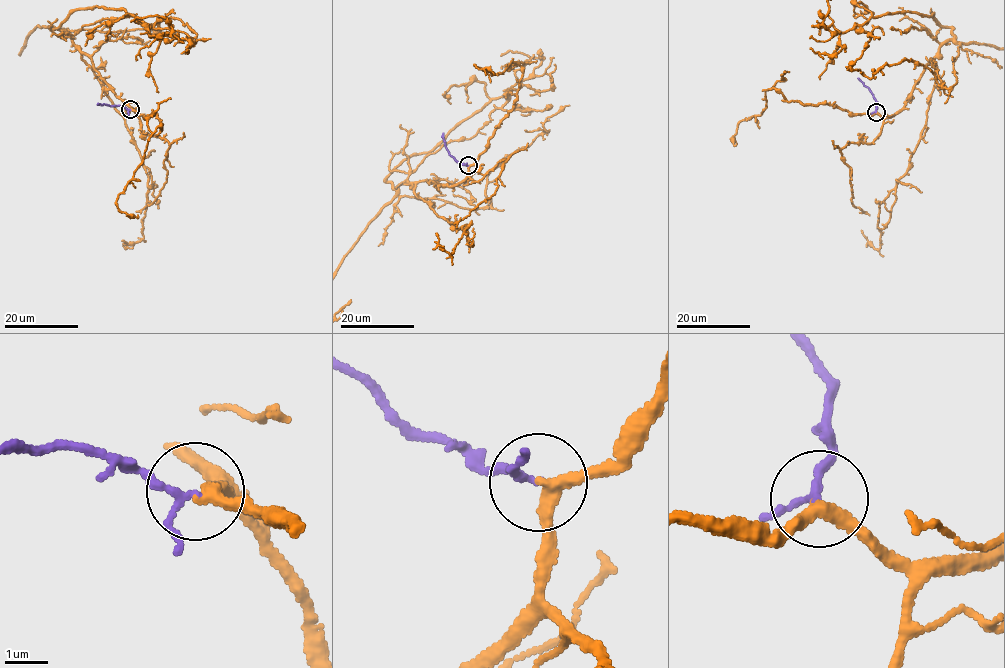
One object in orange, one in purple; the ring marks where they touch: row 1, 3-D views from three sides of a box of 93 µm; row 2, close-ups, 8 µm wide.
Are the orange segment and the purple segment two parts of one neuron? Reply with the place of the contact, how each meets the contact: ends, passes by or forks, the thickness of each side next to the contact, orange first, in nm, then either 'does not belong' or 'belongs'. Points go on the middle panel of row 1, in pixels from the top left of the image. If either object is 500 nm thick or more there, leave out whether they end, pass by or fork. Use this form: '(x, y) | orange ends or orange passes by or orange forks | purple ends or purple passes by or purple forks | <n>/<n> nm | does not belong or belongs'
(468, 165) | orange passes by | purple passes by | 260/130 nm | belongs

